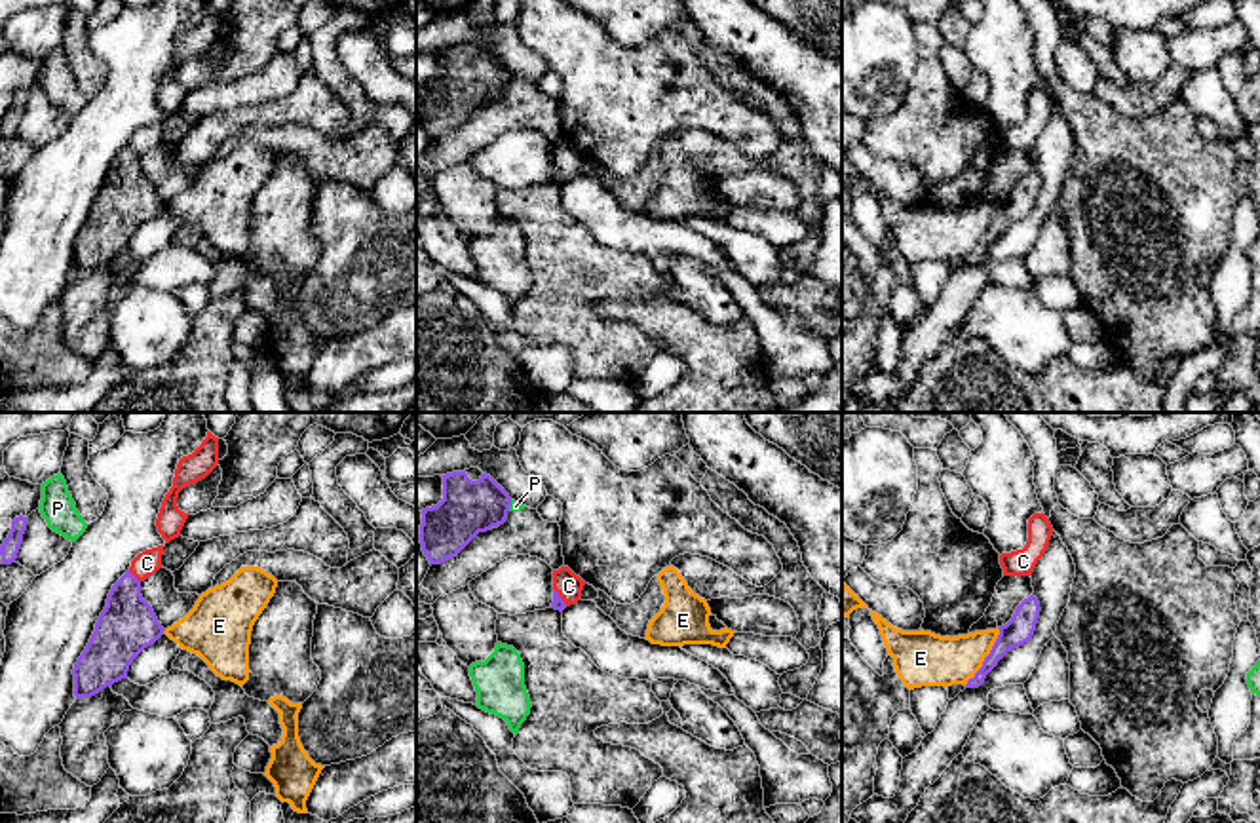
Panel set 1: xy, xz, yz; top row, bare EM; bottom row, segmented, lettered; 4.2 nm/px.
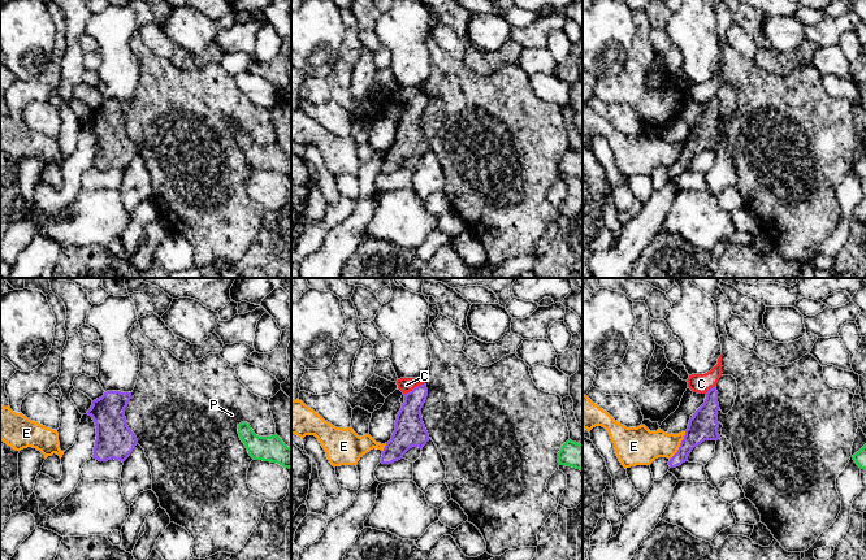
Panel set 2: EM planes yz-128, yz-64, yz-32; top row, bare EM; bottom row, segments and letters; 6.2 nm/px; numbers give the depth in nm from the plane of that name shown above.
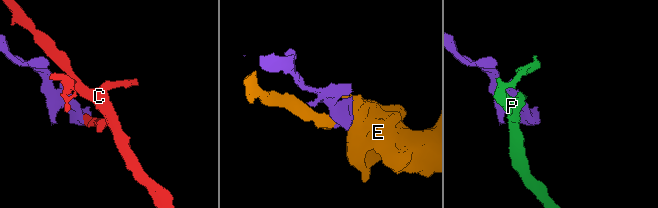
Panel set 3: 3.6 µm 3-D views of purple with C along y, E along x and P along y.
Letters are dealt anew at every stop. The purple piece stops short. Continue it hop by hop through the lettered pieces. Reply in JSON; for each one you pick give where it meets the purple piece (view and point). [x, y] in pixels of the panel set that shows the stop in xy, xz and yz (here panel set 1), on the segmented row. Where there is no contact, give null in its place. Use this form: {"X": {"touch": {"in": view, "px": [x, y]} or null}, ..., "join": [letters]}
{"join": []}

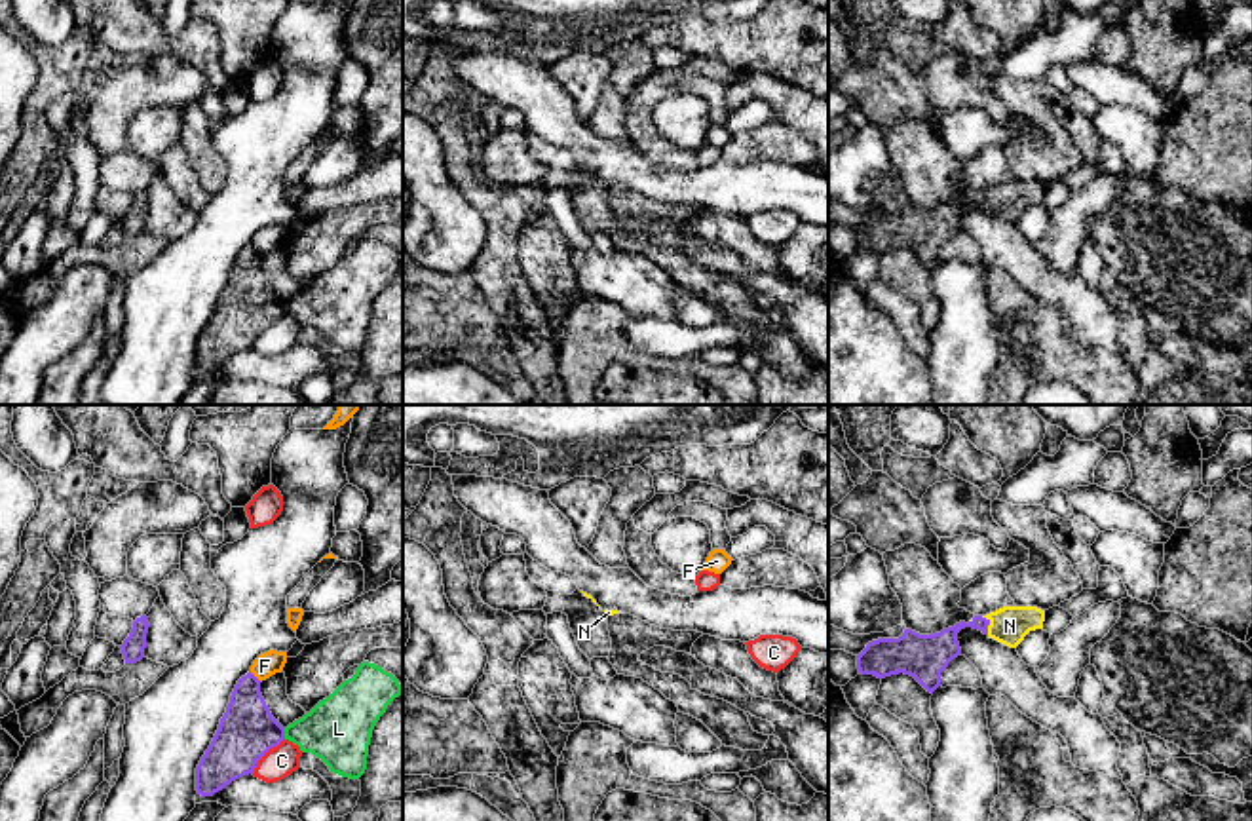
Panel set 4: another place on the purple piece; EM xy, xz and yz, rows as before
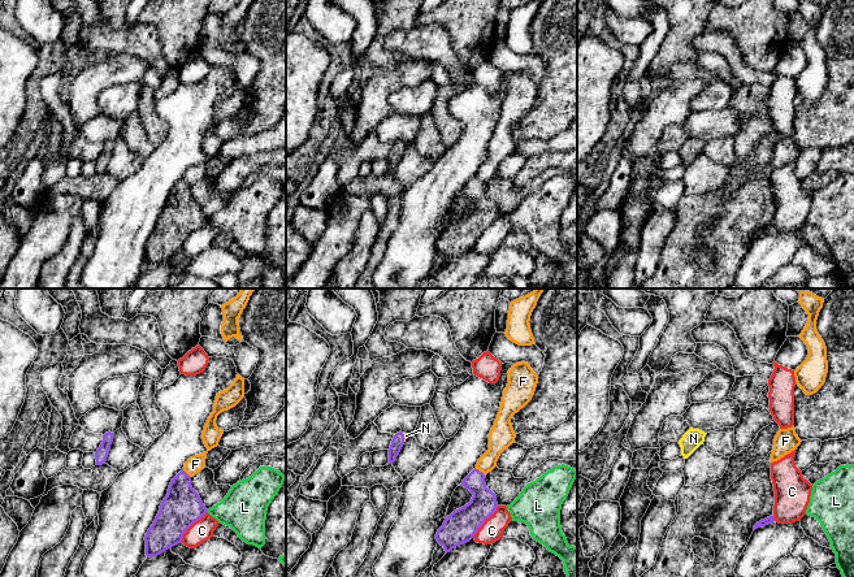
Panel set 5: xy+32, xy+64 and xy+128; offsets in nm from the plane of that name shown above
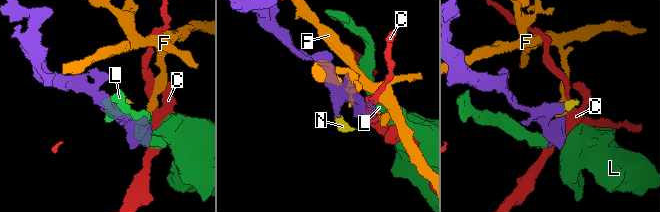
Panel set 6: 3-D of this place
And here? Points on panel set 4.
{"N": {"touch": {"in": "yz", "px": [988, 624]}}, "join": ["N"]}

